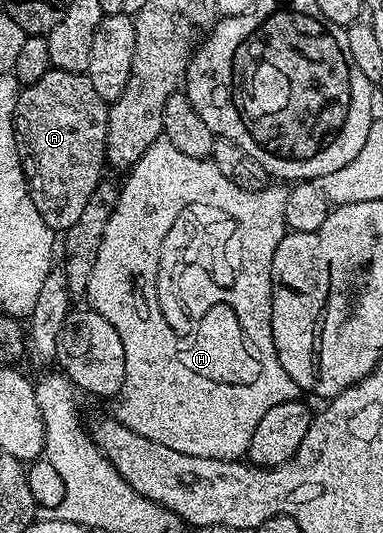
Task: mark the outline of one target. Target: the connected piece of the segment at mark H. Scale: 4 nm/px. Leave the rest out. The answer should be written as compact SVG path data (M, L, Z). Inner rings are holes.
M161 136L155 140L141 155L141 159L135 164L134 169L126 174L127 182L122 182L117 199L117 207L109 215L109 223L105 227L105 235L101 239L101 251L97 251L97 263L93 263L91 278L87 284L85 294L90 308L95 309L105 317L116 328L120 335L120 346L125 351L125 383L123 391L118 398L119 406L113 410L113 416L129 431L141 435L145 439L153 439L157 443L165 443L165 447L173 447L173 451L181 451L185 455L197 455L198 457L212 457L213 459L225 459L234 461L242 458L246 454L249 443L253 439L253 431L257 431L257 423L261 423L261 418L265 416L265 411L269 407L277 407L277 403L294 401L300 396L301 390L293 379L281 367L281 361L277 359L277 351L273 343L273 323L271 322L271 264L273 255L281 243L285 232L283 224L283 208L285 207L285 189L282 184L271 183L262 189L244 189L237 182L231 181L221 171L217 171L215 162L208 159L189 159L189 155L181 155L173 143L169 143L167 138ZM193 201L193 205L203 211L207 217L205 229L199 229L199 225L189 231L193 245L199 241L203 247L213 249L213 267L215 275L221 283L233 283L233 285L215 285L215 287L193 287L195 291L179 291L179 289L169 289L169 287L153 287L153 275L155 275L155 261L157 261L157 251L163 233L167 231L169 223L173 221L175 213L179 211L179 205L185 205Z

